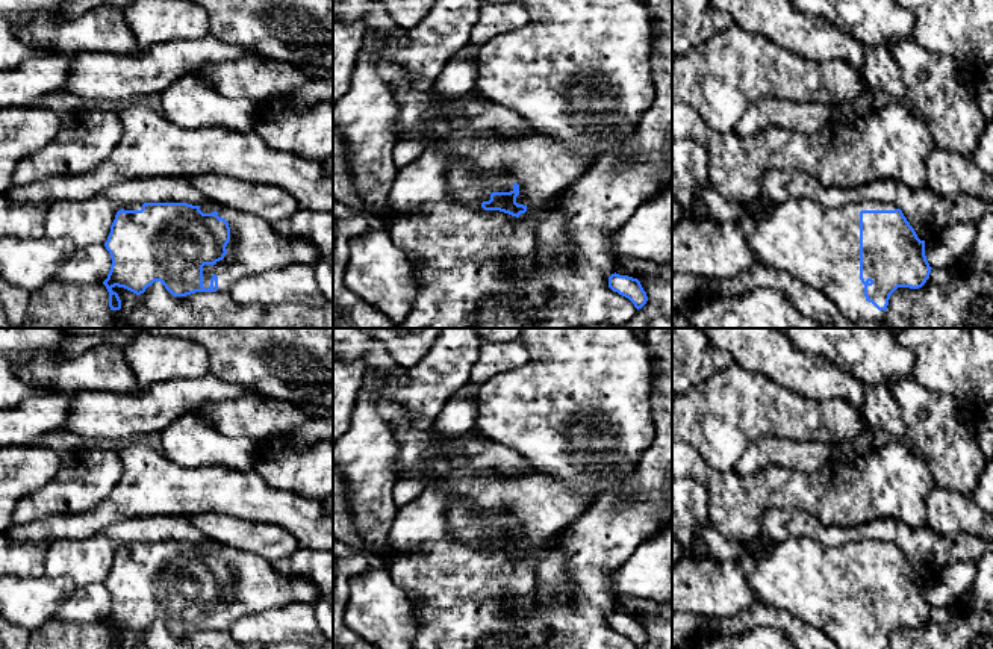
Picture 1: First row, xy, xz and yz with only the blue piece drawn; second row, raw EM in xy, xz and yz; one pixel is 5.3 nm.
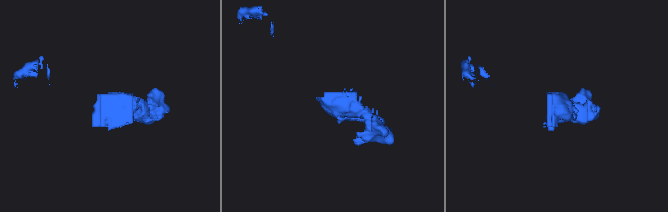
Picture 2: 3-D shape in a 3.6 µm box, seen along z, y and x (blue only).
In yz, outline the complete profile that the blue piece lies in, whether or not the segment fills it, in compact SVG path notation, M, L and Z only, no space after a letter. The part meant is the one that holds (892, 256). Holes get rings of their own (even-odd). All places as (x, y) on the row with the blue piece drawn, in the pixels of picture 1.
M790 198L755 221L746 242L758 262L820 290L851 322L882 321L890 295L898 287L922 287L932 269L925 256L925 241L917 238L901 209L884 201L830 209Z

